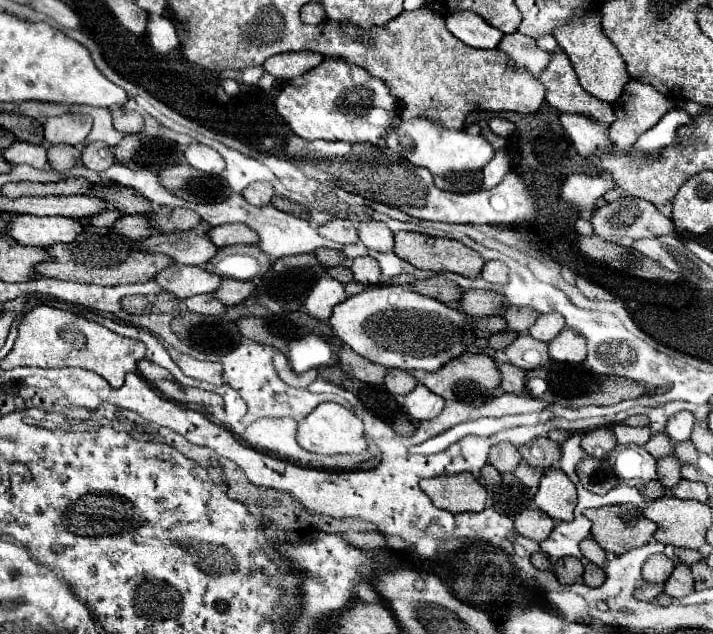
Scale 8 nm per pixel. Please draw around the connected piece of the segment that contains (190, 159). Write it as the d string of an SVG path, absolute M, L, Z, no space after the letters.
M194 142L184 152L184 158L192 168L196 168L196 170L200 170L204 174L220 174L226 168L224 158L216 150L212 150L206 144L198 144L198 142Z

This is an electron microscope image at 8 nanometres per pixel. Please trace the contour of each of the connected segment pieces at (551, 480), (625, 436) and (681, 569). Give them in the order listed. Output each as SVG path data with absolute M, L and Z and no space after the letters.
M550 468L542 476L534 502L556 522L572 520L576 506L576 486L560 468Z
M626 424L614 426L614 434L618 438L618 444L640 444L640 446L644 446L652 436L648 426L632 428L632 426L626 426Z
M678 564L672 572L672 576L664 582L664 592L674 598L682 598L682 596L690 594L692 590L694 590L694 578L690 572L690 566Z

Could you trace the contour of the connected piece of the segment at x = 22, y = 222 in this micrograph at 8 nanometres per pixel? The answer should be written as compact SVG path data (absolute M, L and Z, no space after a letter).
M18 216L8 224L8 234L24 246L50 248L60 242L74 242L82 232L82 224L76 218L62 216Z

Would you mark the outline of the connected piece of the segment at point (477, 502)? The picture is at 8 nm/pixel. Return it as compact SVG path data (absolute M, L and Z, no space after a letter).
M470 472L424 478L420 480L420 488L436 508L450 512L482 512L488 494Z

